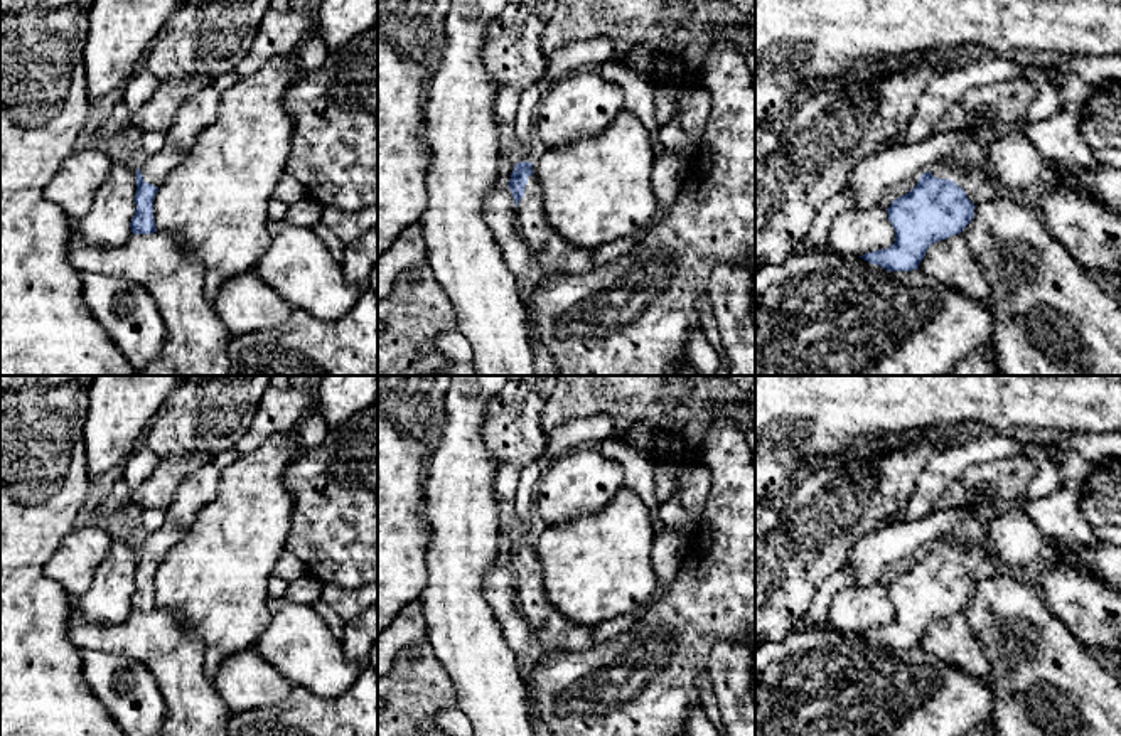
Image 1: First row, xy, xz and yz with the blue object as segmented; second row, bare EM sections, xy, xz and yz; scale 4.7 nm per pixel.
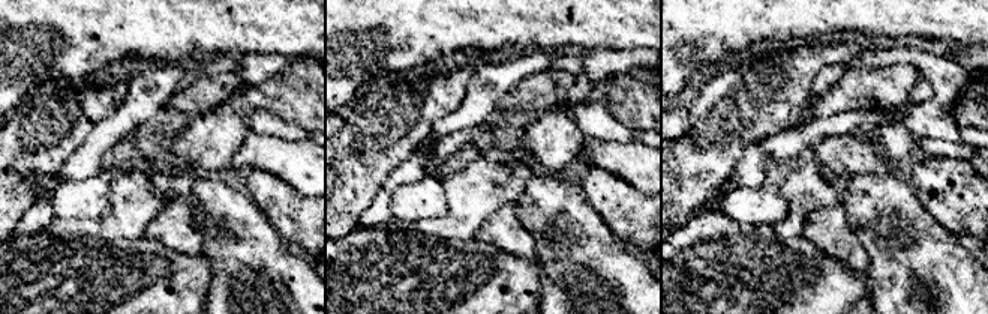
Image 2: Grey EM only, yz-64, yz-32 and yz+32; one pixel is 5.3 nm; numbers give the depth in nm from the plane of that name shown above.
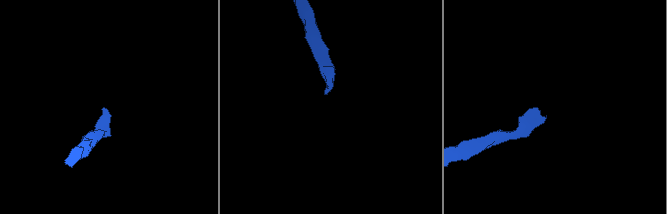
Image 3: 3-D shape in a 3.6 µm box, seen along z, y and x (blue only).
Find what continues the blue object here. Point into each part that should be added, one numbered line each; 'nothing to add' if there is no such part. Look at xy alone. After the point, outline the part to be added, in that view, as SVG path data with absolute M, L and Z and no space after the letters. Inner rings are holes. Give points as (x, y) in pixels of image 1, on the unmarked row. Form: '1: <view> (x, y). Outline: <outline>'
1: xy (280, 411). Outline: M290 384L285 389L268 386L261 401L258 403L258 411L251 421L248 433L238 441L236 448L233 451L211 458L197 472L182 480L172 504L165 510L165 522L155 532L150 532L145 542L140 544L143 557L147 561L160 564L165 559L167 552L185 536L197 514L216 499L221 472L236 456L256 451L275 435L290 435L292 431L295 431L307 413L314 408L314 391L315 387L297 384Z

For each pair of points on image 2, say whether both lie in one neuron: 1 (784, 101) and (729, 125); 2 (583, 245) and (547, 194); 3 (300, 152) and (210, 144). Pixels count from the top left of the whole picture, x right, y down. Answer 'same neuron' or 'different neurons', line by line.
1: same neuron
2: same neuron
3: different neurons

